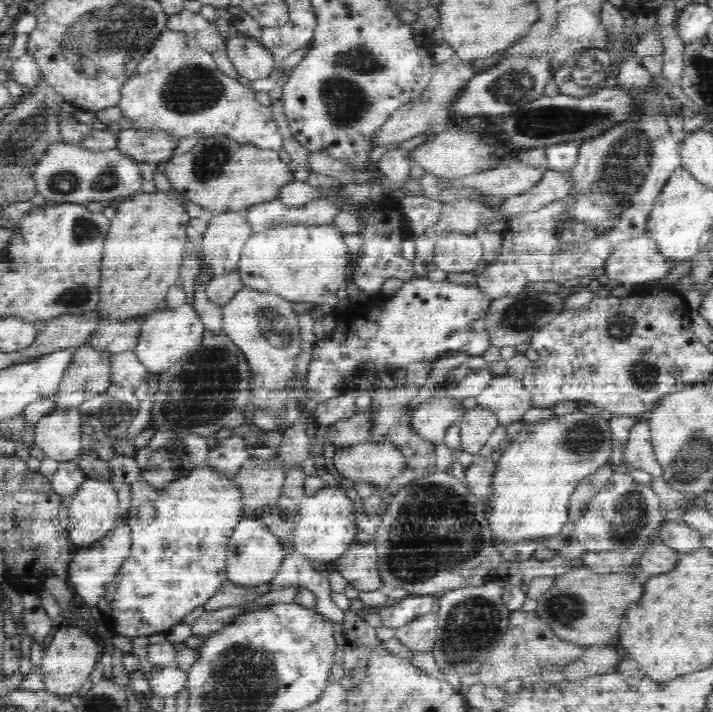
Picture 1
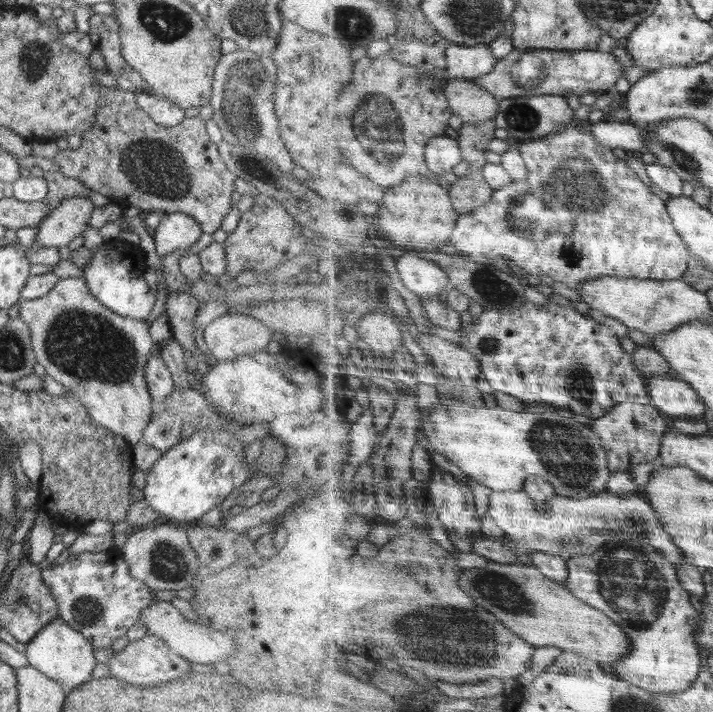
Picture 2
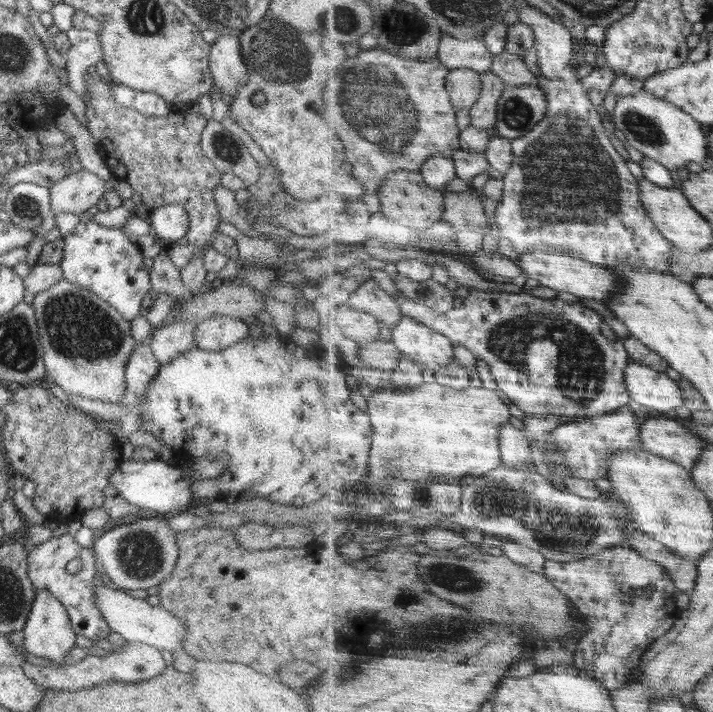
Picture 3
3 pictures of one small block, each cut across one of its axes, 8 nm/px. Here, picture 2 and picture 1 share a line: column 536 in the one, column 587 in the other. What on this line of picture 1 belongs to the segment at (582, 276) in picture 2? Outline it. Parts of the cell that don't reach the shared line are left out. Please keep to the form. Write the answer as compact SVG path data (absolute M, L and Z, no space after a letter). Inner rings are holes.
M642 117L633 123L619 124L604 135L580 144L578 160L569 171L575 174L575 187L560 199L508 218L502 230L501 254L477 275L477 285L497 299L522 292L530 282L551 280L563 283L590 275L594 268L604 266L618 243L645 233L648 217L662 186L681 163L678 142L666 119Z

